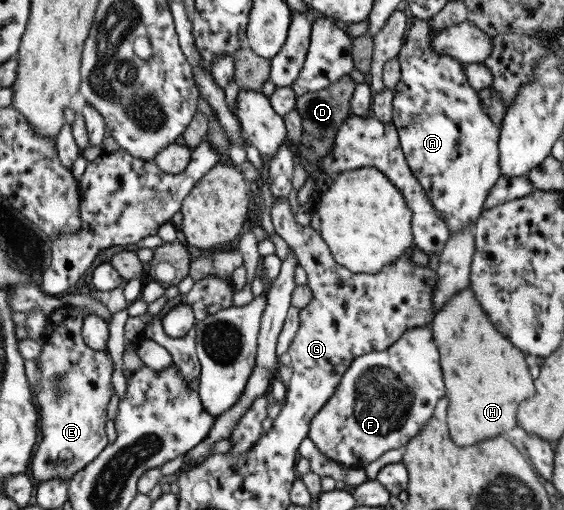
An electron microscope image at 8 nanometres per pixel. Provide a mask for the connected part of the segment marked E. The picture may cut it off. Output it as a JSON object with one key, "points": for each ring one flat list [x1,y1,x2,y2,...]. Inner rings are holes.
{"points":[[74,306,57,307,48,315,45,335,40,339,40,357,36,359,36,366,41,377,35,395,40,408,42,441,32,460,33,476,40,483,56,477,71,479,109,445,106,408,115,393,112,385,114,364,107,350,94,351,82,340,84,318,86,316]]}

